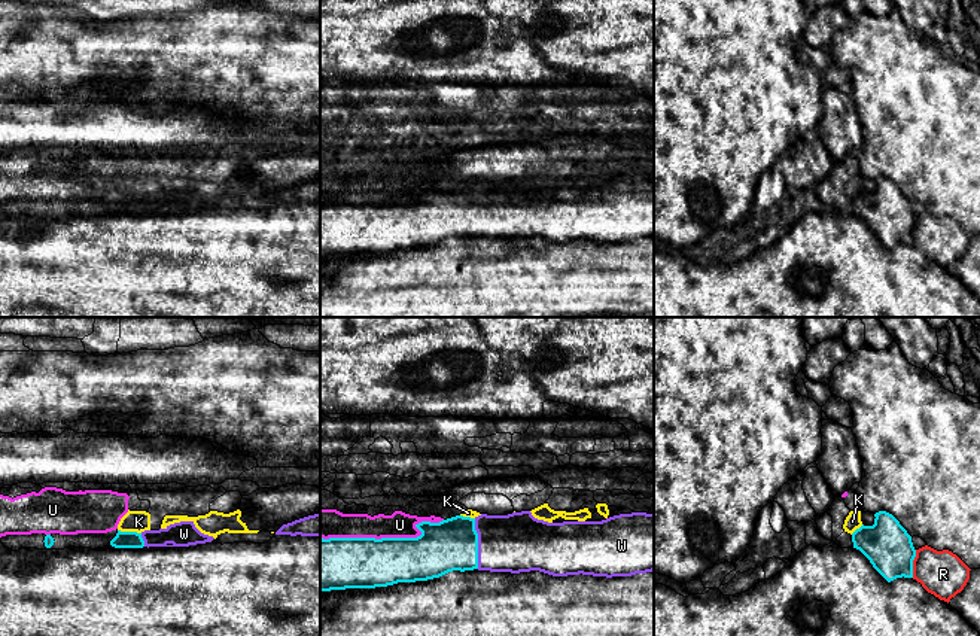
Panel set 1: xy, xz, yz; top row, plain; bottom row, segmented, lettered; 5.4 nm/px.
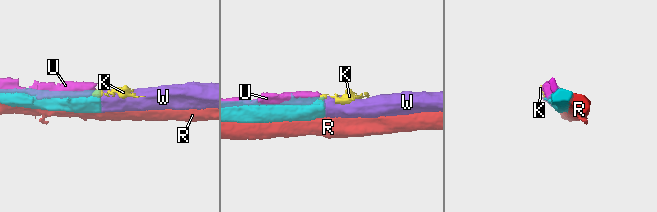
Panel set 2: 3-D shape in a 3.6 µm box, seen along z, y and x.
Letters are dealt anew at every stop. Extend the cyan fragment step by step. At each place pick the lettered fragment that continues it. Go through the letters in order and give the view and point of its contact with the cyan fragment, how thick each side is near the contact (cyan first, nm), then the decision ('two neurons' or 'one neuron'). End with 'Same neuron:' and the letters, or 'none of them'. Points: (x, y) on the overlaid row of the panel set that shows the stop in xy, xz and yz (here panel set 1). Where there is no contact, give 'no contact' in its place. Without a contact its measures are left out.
K: meets cyan in xy at (130, 532); 100 nm thick on the cyan side, 120 nm on the other; two neurons
R: meets cyan in yz at (912, 563); 260 nm thick on the cyan side, 240 nm on the other; two neurons
U: meets cyan in xz at (387, 538); 280 nm thick on the cyan side, 140 nm on the other; two neurons
W: meets cyan in xz at (477, 544); 280 nm thick on the cyan side, 320 nm on the other; one neuron
Same neuron: W

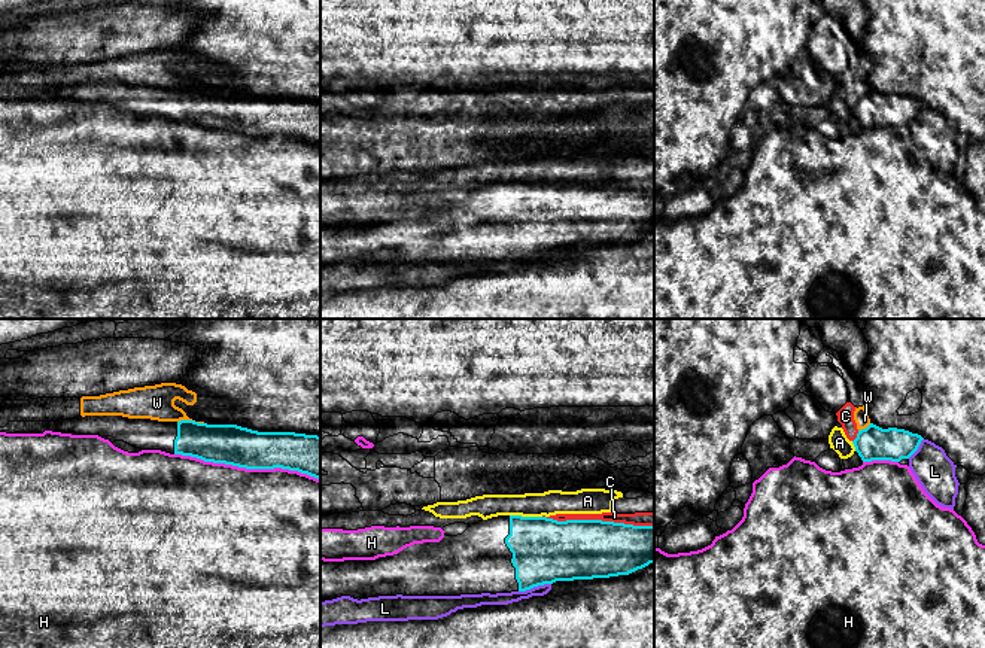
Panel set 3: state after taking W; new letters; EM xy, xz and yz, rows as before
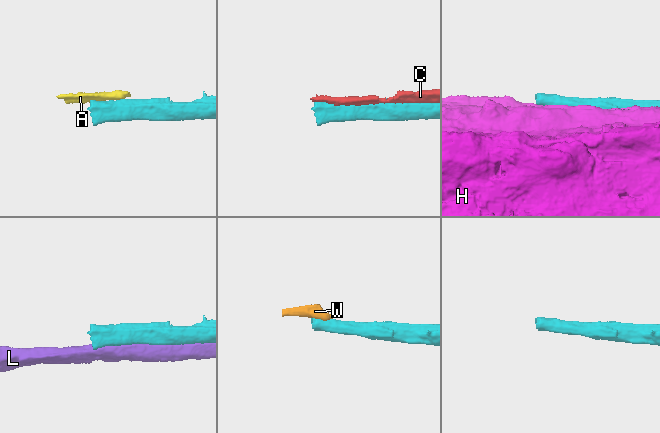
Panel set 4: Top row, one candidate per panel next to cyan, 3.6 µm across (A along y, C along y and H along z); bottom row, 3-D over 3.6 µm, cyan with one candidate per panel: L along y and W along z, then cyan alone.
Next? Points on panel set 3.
A: meets cyan in xz at (526, 517); 340 nm thick on the cyan side, 140 nm on the other; two neurons
C: meets cyan in xz at (598, 520); 320 nm thick on the cyan side, 80 nm on the other; two neurons
H: meets cyan in xy at (248, 468); 220 nm thick on the cyan side, 500 nm on the other; two neurons
L: meets cyan in xz at (534, 586); 340 nm thick on the cyan side, 60 nm on the other; two neurons
W: meets cyan in xy at (187, 420); 200 nm thick on the cyan side, 190 nm on the other; two neurons
Same neuron: none of them

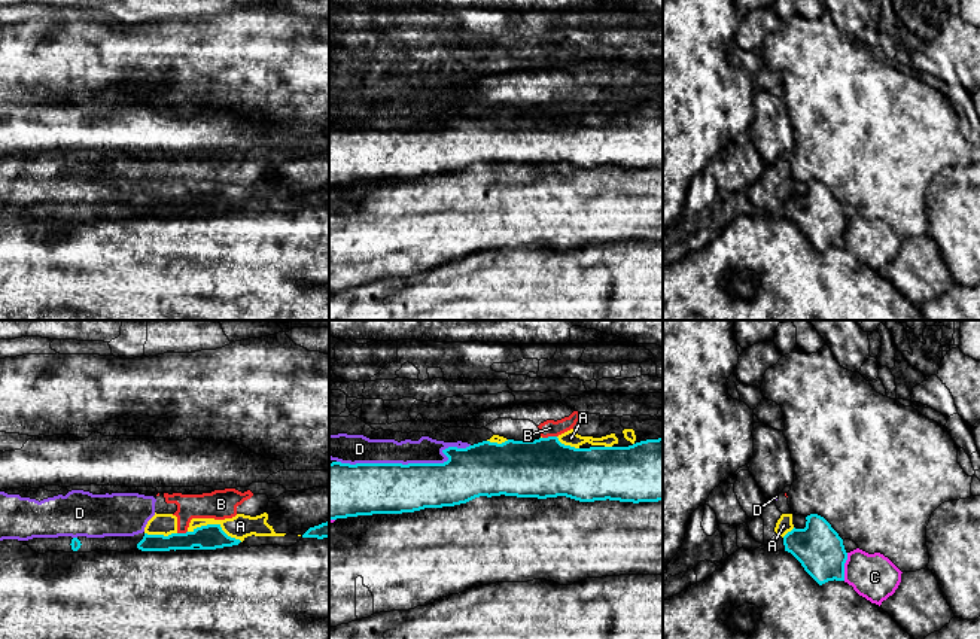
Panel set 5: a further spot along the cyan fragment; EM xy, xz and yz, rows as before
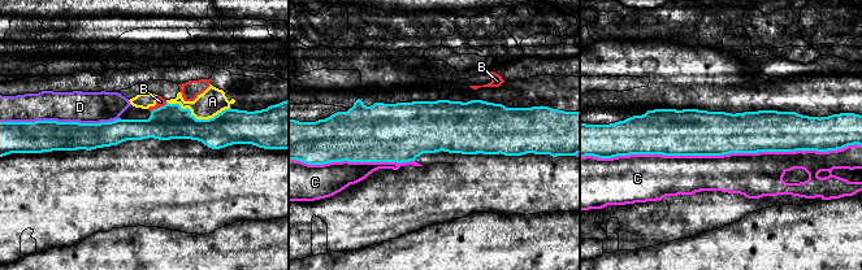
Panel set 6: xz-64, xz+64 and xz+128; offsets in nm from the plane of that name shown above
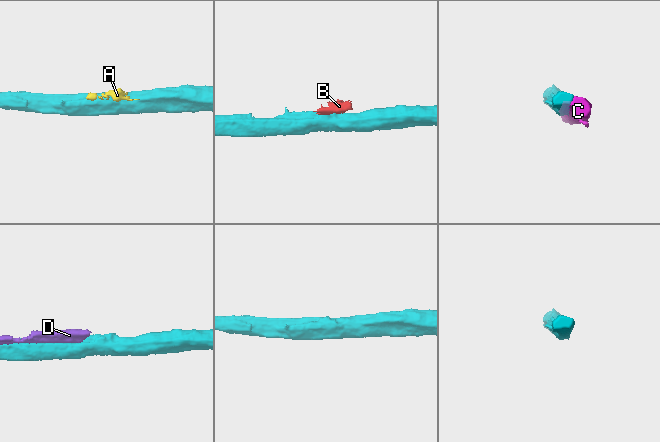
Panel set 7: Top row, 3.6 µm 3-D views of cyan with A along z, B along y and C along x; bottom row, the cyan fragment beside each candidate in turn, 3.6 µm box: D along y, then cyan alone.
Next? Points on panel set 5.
A: meets cyan in xy at (215, 525); 140 nm thick on the cyan side, 130 nm on the other; two neurons
B: meets cyan in xz at (548, 437); 320 nm thick on the cyan side, 90 nm on the other; two neurons
C: meets cyan in yz at (843, 566); 260 nm thick on the cyan side, 240 nm on the other; two neurons
D: meets cyan in xz at (408, 463); 280 nm thick on the cyan side, 140 nm on the other; two neurons
Same neuron: none of them

